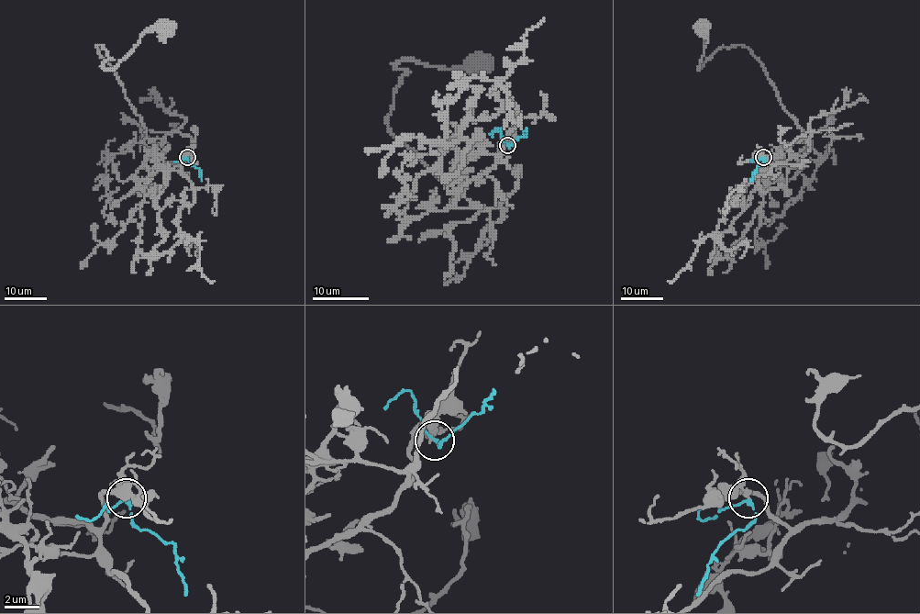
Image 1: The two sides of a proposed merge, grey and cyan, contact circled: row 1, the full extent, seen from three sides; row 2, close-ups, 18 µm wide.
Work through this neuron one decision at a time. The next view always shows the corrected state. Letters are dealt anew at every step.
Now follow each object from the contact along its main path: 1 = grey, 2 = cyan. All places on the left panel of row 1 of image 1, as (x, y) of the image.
1: (187, 157), (149, 155), (146, 127), (95, 46), (109, 70), (145, 32), (166, 27)
2: (187, 157), (188, 162), (199, 169), (202, 180)

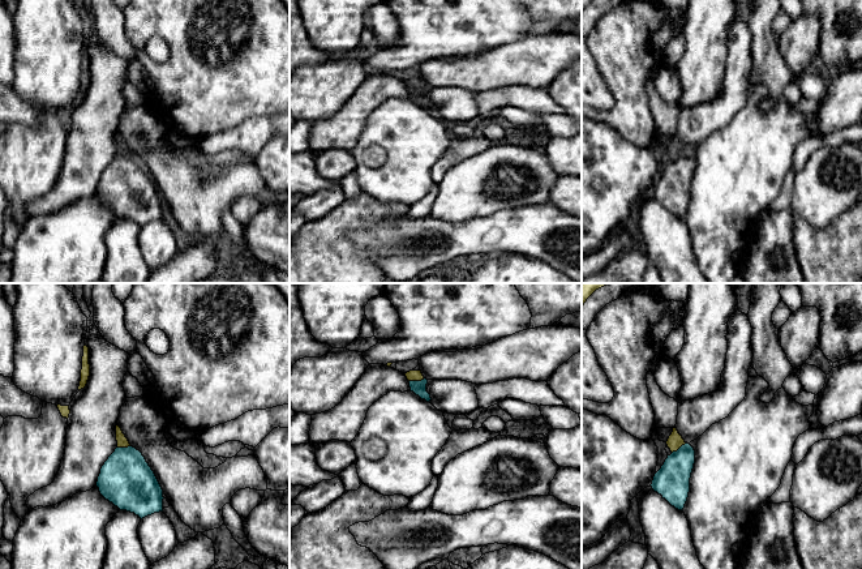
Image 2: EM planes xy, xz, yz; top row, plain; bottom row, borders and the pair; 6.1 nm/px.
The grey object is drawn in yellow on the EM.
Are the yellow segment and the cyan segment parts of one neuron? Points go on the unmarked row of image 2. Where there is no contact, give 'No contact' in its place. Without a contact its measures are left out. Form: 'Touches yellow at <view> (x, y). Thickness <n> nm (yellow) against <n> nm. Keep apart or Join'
Touches yellow at xz (416, 88). Thickness 60 nm (yellow) against 90 nm. Keep apart

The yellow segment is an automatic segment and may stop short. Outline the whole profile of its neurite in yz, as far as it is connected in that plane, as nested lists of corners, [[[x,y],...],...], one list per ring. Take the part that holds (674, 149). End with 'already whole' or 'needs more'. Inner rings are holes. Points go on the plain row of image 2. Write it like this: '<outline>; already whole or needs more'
[[[673,136],[672,142],[669,144],[666,153],[670,157],[670,159],[677,159],[682,153],[685,153],[685,147],[678,141],[677,136]]]; already whole

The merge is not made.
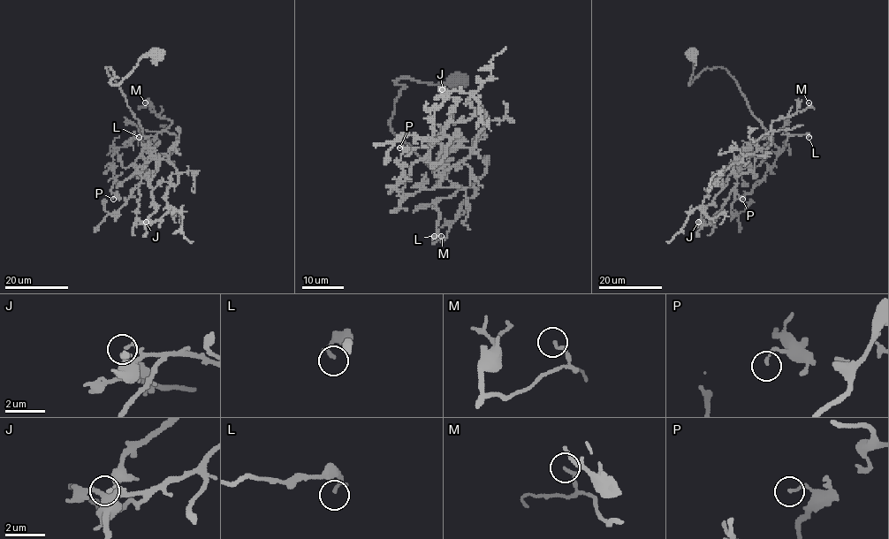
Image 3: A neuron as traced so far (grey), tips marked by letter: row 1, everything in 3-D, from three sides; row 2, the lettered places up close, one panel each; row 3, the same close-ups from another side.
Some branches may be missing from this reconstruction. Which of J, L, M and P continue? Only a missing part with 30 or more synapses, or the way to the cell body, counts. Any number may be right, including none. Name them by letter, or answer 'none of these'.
none of these

